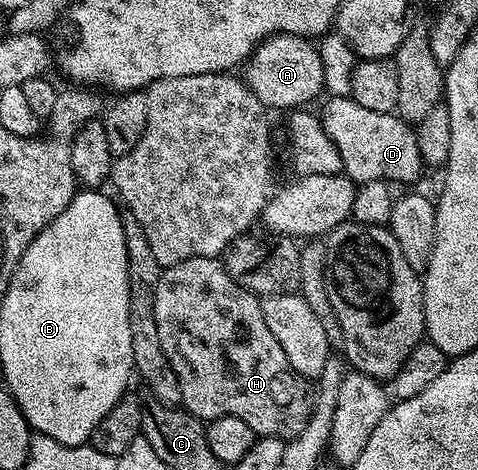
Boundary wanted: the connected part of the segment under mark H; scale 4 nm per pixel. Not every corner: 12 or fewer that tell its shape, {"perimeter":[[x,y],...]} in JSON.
{"perimeter":[[217,258],[165,268],[156,329],[203,421],[295,439],[311,388]]}

